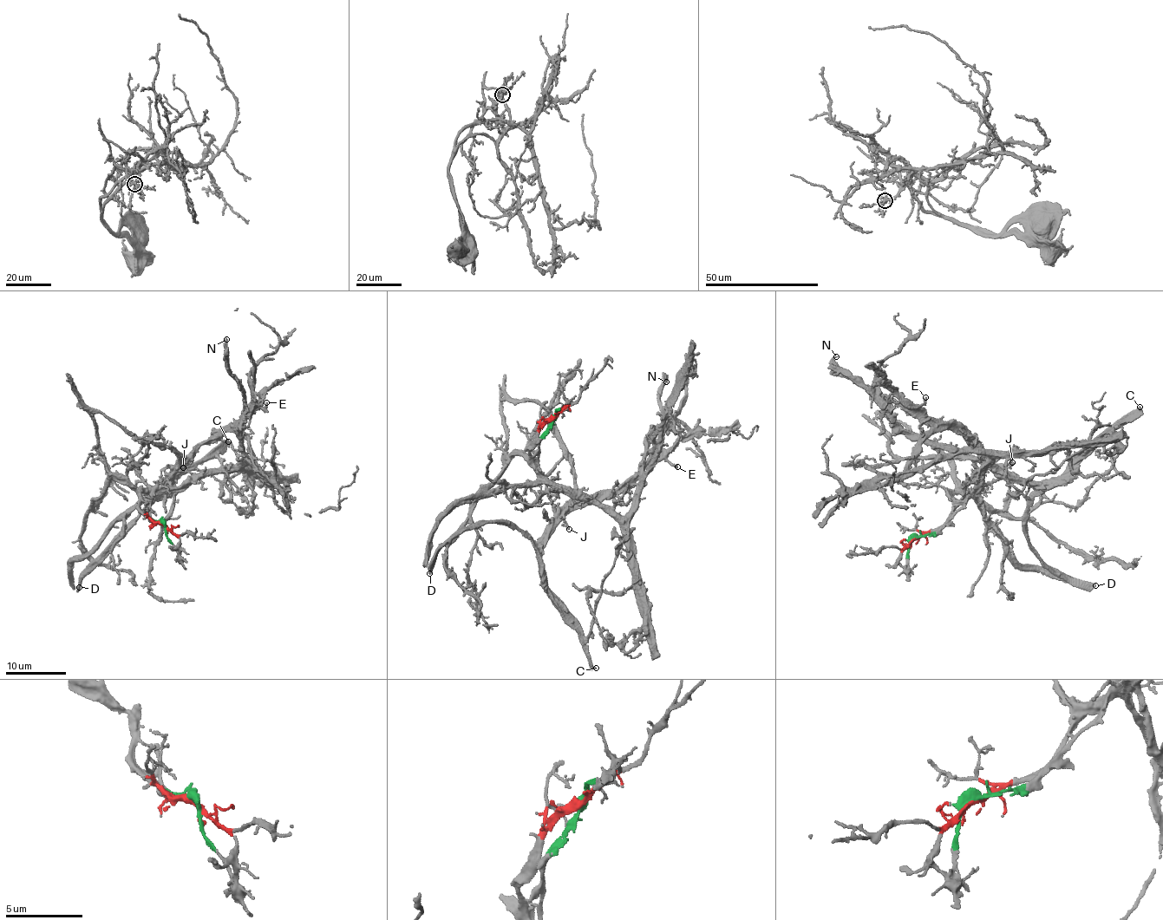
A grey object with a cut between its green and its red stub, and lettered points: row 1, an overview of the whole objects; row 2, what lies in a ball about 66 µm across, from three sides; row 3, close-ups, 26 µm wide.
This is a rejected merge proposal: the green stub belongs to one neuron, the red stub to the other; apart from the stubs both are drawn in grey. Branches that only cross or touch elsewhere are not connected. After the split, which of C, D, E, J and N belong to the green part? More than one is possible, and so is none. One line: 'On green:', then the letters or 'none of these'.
On green: C, D, E, J, N

